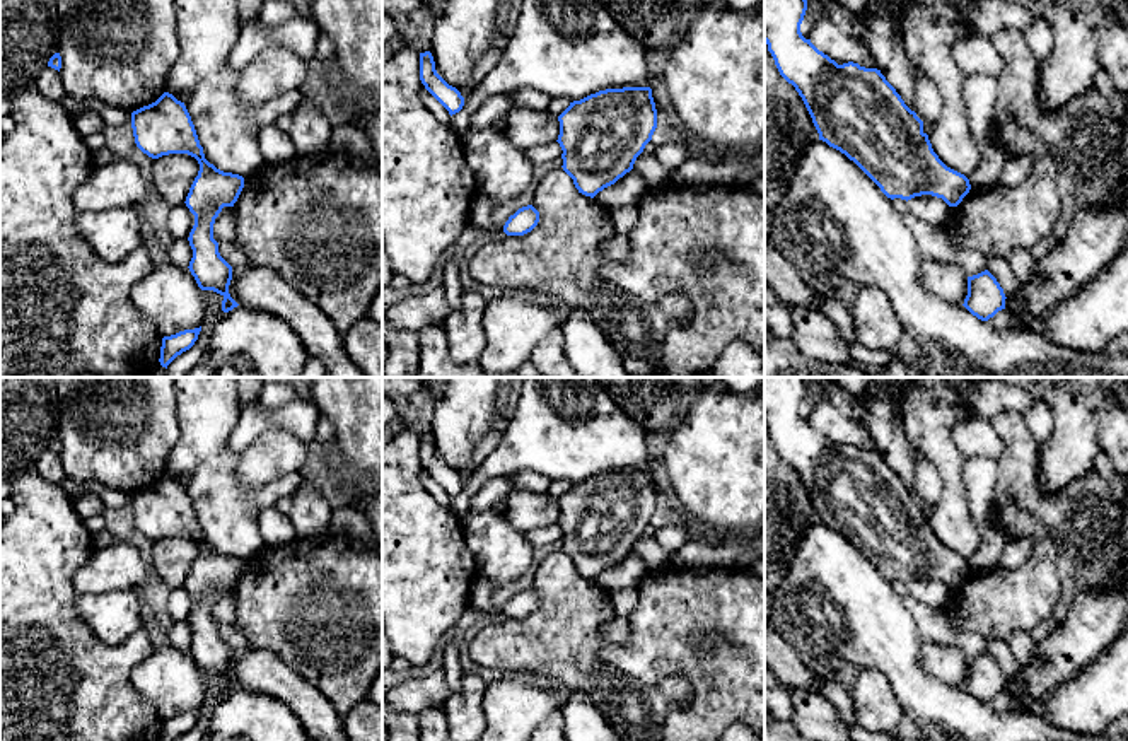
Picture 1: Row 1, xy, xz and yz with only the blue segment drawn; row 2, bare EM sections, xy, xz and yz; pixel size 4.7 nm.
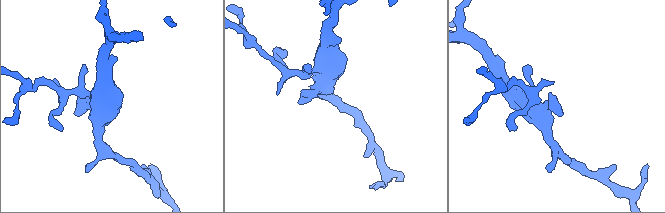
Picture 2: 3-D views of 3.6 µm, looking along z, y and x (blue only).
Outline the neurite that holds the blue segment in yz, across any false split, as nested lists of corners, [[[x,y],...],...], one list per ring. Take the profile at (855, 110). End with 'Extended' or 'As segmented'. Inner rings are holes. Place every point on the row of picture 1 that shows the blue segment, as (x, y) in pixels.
[[[765,0],[765,43],[780,75],[802,97],[819,140],[853,160],[891,200],[932,195],[957,207],[971,190],[969,179],[939,159],[923,131],[923,121],[881,70],[853,61],[838,65],[802,36],[805,10],[807,0]]]. As segmented

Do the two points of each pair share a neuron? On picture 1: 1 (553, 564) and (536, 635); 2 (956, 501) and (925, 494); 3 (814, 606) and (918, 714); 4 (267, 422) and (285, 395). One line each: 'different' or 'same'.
1: same
2: different
3: same
4: different

